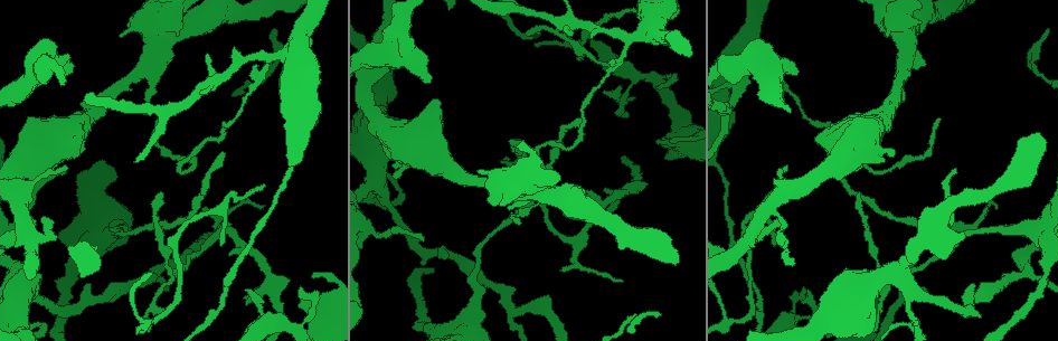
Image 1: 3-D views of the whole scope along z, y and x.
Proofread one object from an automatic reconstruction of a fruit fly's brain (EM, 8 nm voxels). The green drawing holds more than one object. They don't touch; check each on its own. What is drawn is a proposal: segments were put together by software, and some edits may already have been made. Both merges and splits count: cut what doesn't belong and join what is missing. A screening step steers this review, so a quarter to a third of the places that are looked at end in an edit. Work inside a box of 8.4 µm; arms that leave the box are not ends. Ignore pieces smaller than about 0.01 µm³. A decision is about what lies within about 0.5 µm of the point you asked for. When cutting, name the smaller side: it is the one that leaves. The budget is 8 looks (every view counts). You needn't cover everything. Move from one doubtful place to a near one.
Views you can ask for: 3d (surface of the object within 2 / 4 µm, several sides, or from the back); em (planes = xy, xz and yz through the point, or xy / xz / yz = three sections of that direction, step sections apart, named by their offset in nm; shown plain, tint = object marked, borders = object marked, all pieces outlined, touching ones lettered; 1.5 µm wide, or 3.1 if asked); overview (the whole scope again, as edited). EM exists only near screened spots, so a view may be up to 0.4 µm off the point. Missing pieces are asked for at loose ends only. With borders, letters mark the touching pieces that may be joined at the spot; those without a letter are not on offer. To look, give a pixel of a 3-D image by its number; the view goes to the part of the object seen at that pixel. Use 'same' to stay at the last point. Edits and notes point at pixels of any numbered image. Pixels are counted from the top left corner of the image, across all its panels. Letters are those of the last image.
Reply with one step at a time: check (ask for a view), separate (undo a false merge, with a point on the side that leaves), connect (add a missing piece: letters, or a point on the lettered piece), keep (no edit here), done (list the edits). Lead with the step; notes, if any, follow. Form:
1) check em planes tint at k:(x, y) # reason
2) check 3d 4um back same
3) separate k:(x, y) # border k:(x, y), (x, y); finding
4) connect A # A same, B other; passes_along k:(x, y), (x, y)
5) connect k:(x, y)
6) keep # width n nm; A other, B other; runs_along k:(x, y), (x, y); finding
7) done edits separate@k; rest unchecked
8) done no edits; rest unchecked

check em planes tint at 1:(626, 49) # three-way junction

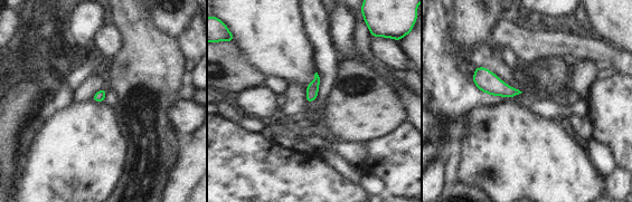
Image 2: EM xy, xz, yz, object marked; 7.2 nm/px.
check em planes borders same

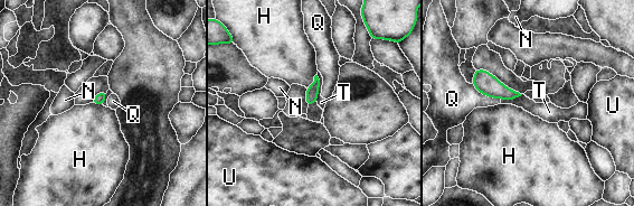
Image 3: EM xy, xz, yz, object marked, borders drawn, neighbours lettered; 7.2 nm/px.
keep # H other, N other, Q other, T other, U other; border 3:(318, 75), (319, 90), (315, 101); all the same neuron

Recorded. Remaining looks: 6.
check em planes tint at 1:(263, 206) # branch stops here

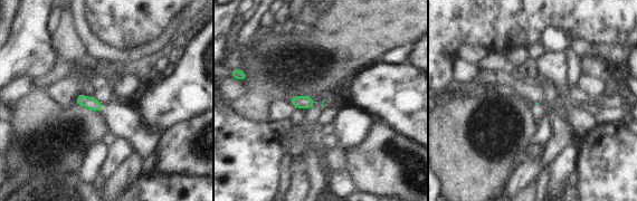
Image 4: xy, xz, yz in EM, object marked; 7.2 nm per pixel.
check em planes borders same

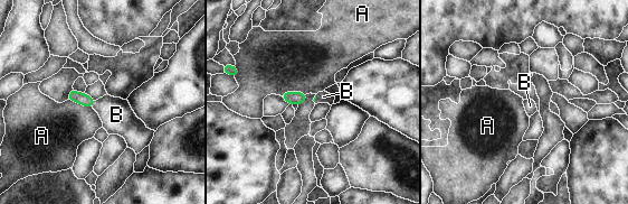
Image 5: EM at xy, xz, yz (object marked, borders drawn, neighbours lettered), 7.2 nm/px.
connect B # A other, B same; passes_along 5:(83, 99), (93, 102), (116, 114); it goes on there

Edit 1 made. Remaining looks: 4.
check overview

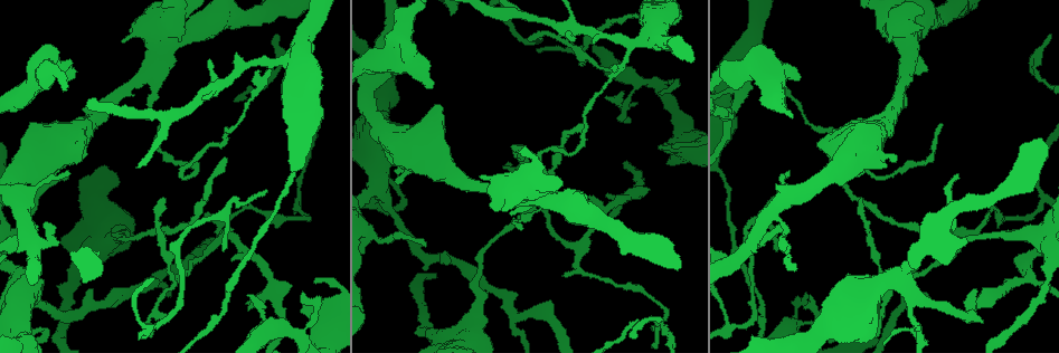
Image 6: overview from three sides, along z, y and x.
check 3d 4um back at 6:(266, 190) # an open end

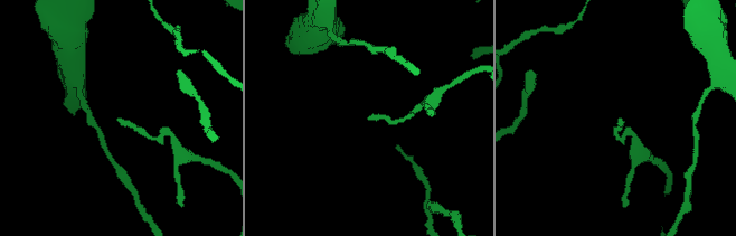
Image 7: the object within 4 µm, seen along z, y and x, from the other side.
check em planes borders at 7:(620, 120) # shape alone is not enough

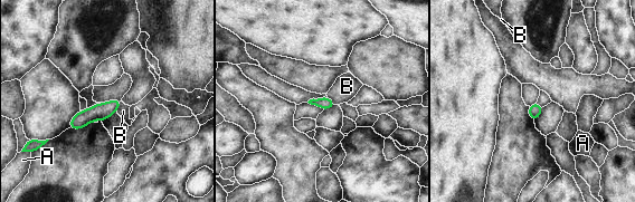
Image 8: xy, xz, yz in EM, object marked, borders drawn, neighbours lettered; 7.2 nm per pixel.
keep # A other, B other; no lettered piece goes on from it

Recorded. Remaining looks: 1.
done edits connect@5; rest unchecked

